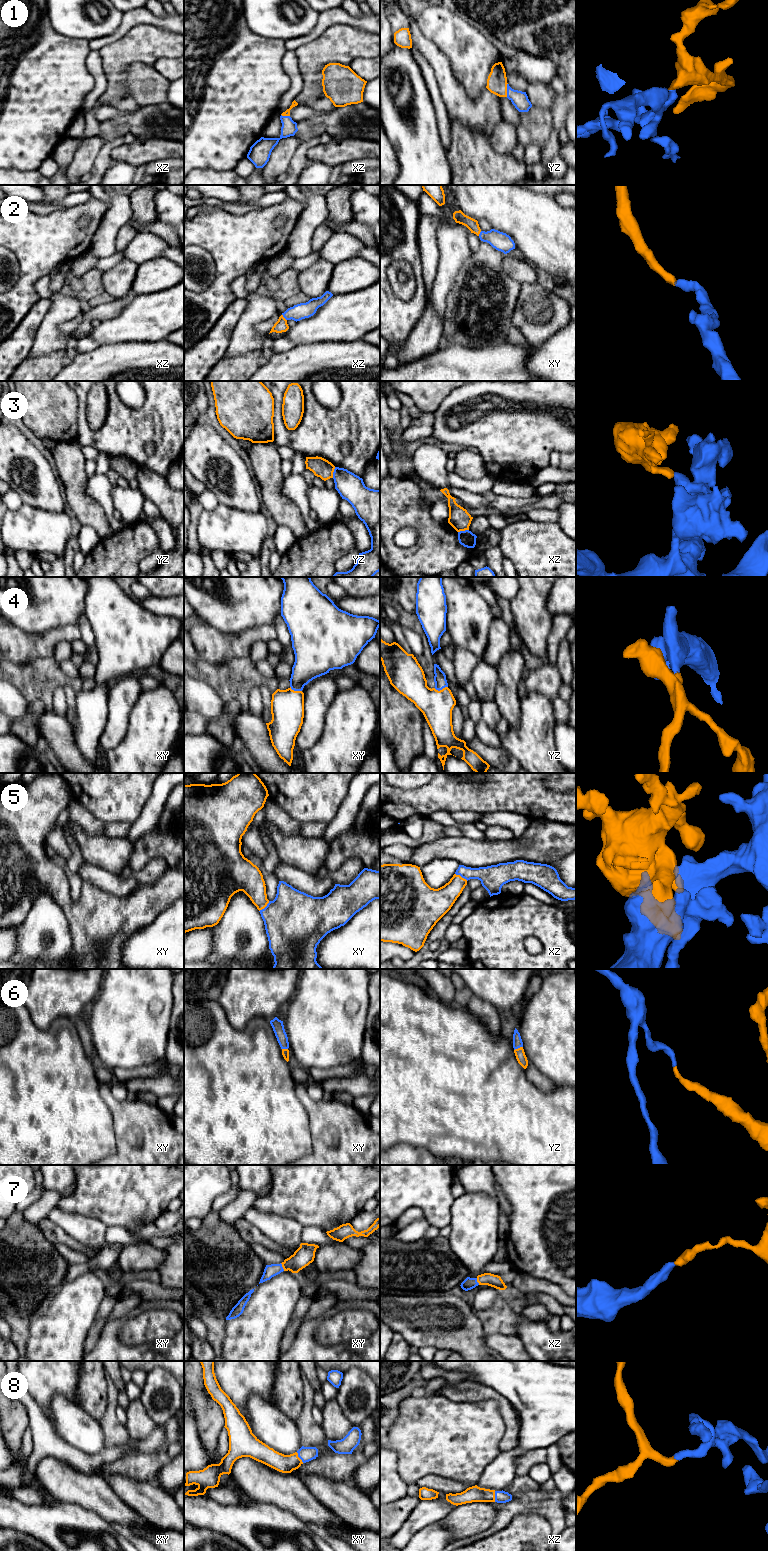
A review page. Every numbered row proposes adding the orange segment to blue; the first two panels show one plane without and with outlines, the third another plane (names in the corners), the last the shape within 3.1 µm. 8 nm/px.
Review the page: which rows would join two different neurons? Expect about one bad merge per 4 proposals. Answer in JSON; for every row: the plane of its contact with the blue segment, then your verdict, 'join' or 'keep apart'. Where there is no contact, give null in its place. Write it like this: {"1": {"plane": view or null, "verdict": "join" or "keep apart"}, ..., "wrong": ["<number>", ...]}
{"1": {"plane": "yz", "verdict": "join"}, "2": {"plane": "xz", "verdict": "join"}, "3": {"plane": "yz", "verdict": "keep apart"}, "4": {"plane": "yz", "verdict": "join"}, "5": {"plane": "xy", "verdict": "join"}, "6": {"plane": "yz", "verdict": "join"}, "7": {"plane": "xy", "verdict": "join"}, "8": {"plane": "xy", "verdict": "join"}, "wrong": ["3"]}

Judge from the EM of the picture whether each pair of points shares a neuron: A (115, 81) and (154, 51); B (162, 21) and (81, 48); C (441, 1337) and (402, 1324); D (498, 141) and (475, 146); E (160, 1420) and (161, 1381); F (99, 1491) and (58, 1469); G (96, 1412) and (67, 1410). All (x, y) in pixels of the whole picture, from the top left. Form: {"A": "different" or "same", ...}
{"A": "same", "B": "different", "C": "same", "D": "different", "E": "same", "F": "same", "G": "different"}

